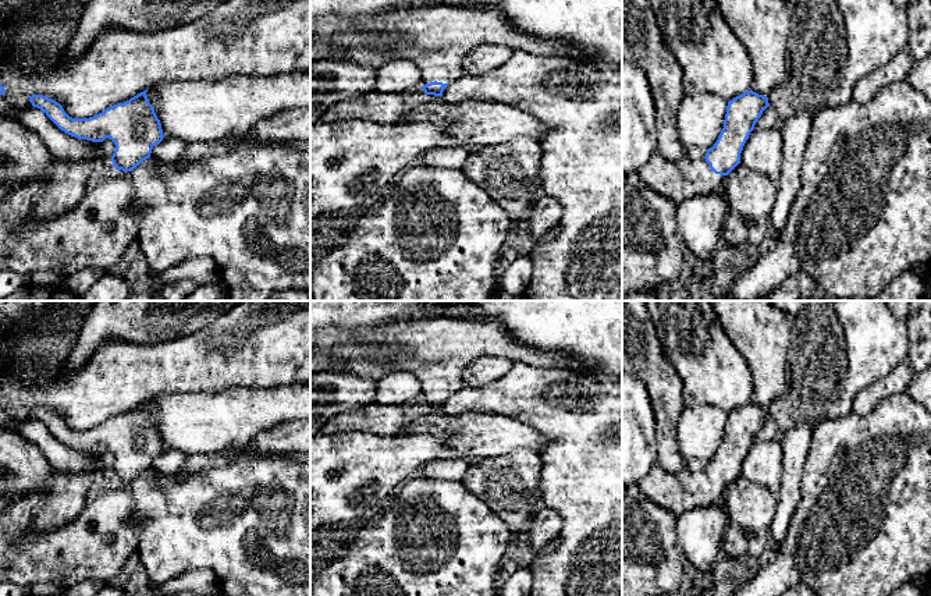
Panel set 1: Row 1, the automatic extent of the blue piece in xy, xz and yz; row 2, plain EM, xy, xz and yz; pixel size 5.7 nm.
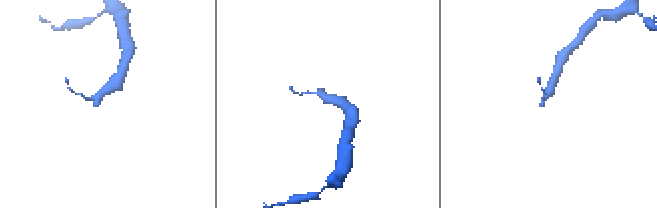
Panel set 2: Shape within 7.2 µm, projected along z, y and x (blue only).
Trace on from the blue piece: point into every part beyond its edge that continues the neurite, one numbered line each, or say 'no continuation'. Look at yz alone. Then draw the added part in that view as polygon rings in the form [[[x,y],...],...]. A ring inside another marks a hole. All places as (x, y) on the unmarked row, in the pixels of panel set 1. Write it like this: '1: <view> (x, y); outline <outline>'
1: yz (677, 492); outline [[[658,462],[637,486],[646,499],[675,517],[708,507],[724,497],[724,487],[715,486],[706,471],[692,472],[685,466],[679,472],[668,472]]]

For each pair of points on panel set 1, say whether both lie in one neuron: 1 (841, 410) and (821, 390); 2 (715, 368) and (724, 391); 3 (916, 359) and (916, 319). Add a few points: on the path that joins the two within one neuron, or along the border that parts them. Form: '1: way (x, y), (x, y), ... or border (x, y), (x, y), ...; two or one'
1: border (845, 371), (844, 389), (827, 407), (827, 418); two
2: way (717, 373), (724, 380), (724, 386); one
3: way (916, 350), (916, 329); one

